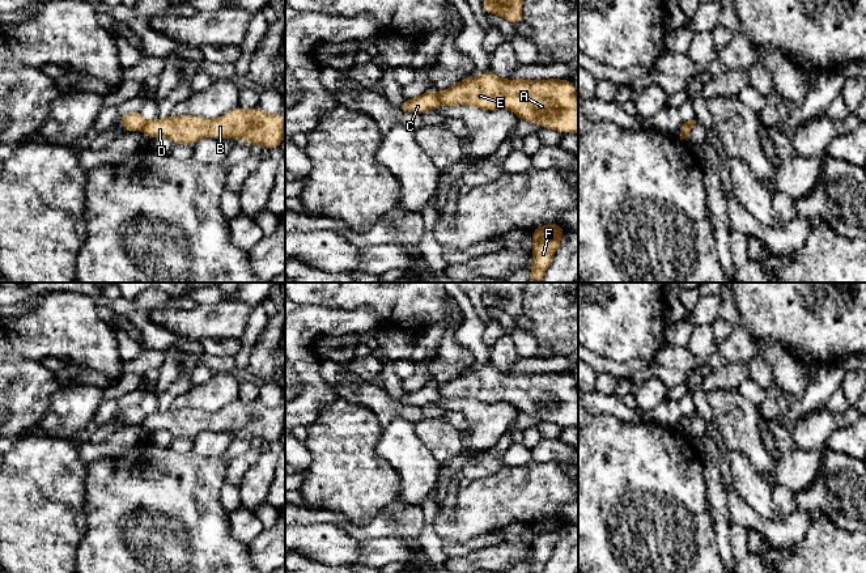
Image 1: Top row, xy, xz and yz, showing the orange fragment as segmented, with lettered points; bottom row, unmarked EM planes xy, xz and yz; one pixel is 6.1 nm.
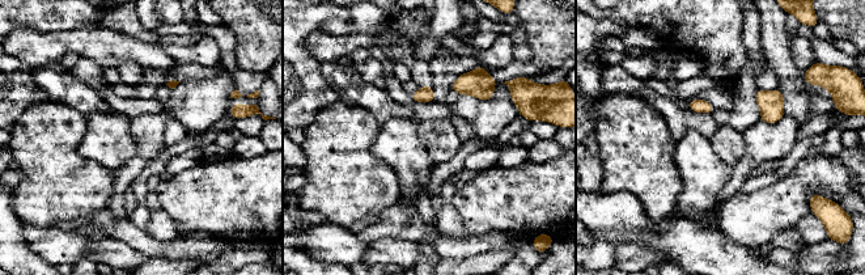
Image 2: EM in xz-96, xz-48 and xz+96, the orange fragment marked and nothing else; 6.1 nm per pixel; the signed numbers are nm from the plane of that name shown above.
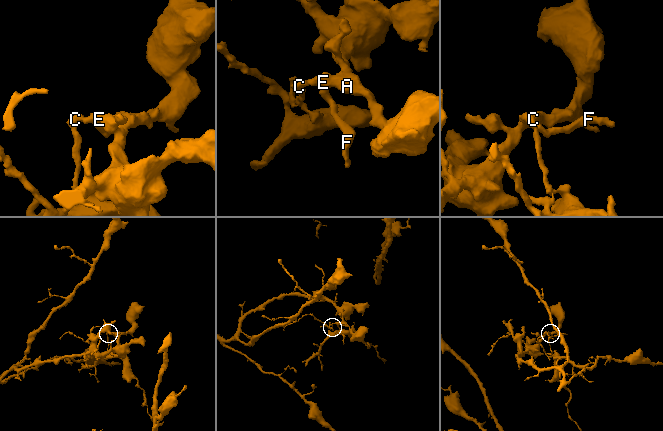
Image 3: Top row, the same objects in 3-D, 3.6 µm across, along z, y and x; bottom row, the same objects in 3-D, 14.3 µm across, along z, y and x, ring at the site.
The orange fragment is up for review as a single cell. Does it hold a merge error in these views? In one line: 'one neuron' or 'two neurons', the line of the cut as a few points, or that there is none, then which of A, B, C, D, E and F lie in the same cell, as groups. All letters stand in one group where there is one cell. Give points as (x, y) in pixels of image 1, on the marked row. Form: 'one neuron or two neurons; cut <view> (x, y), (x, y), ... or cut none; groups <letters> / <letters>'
two neurons; cut xz (437, 93), (441, 104); groups A B D E F / C

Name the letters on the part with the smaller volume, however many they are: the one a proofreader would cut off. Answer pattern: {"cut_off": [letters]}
{"cut_off": ["C"]}

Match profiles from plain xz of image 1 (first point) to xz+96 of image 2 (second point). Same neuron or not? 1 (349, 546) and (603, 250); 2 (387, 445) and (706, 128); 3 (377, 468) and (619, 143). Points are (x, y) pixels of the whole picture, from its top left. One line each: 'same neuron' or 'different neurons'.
1: same neuron
2: different neurons
3: same neuron

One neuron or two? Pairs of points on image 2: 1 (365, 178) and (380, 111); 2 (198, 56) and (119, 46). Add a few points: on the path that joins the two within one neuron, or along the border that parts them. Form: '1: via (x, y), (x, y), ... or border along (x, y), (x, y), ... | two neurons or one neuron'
1: border along (357, 105), (367, 109), (380, 125) | two neurons
2: border along (162, 47), (176, 60) | two neurons

